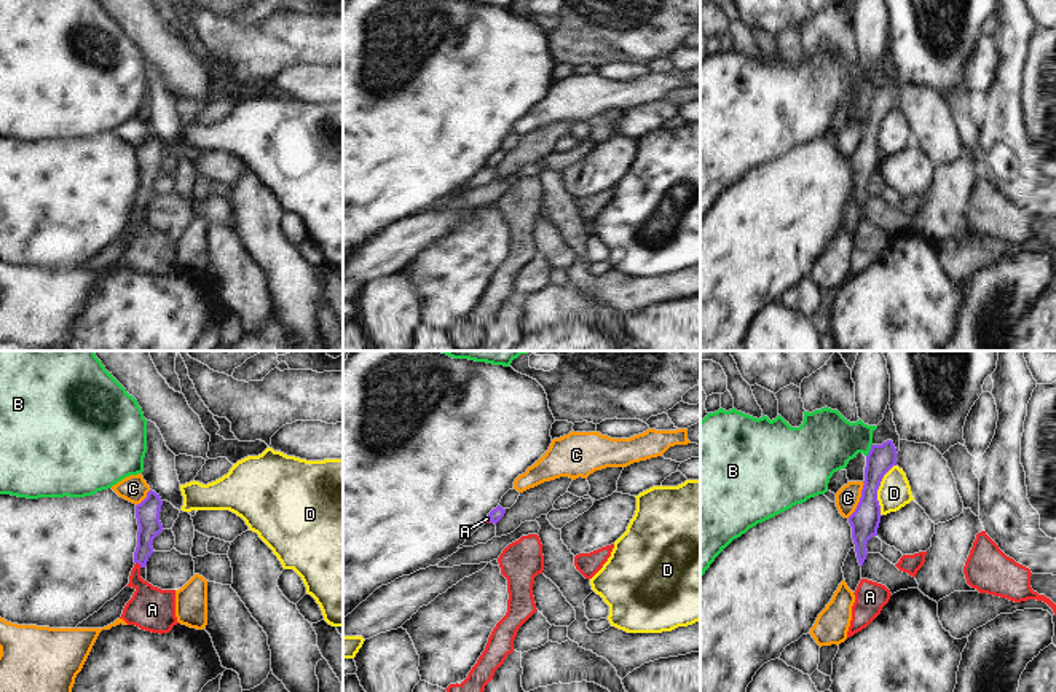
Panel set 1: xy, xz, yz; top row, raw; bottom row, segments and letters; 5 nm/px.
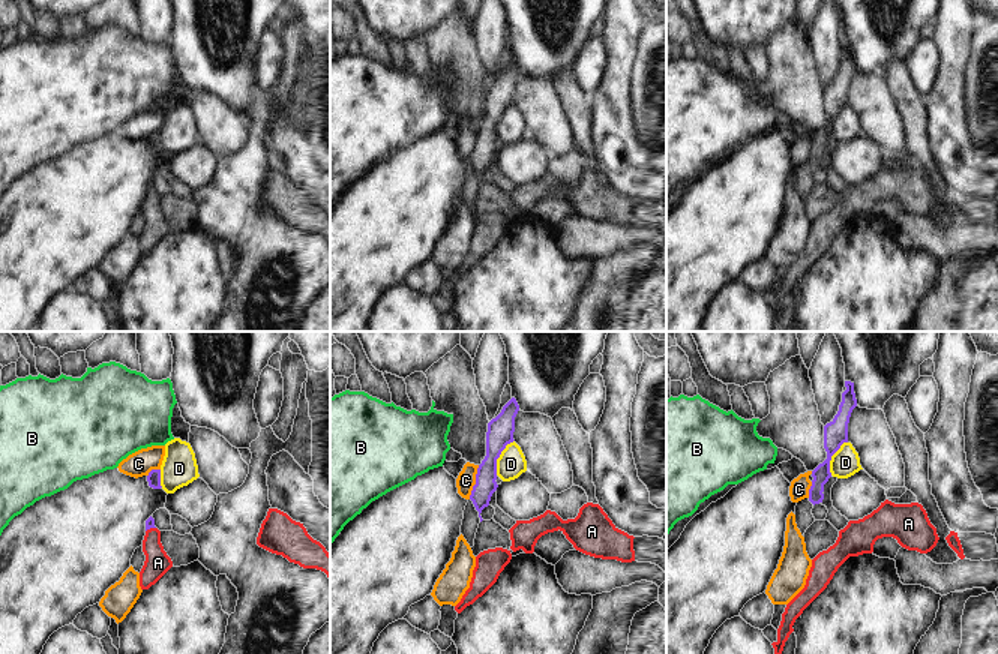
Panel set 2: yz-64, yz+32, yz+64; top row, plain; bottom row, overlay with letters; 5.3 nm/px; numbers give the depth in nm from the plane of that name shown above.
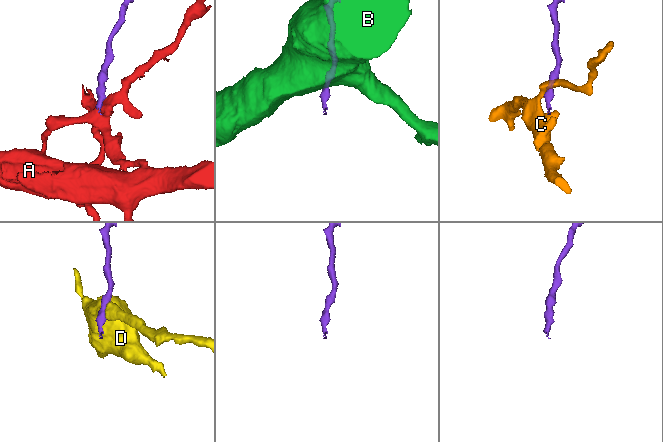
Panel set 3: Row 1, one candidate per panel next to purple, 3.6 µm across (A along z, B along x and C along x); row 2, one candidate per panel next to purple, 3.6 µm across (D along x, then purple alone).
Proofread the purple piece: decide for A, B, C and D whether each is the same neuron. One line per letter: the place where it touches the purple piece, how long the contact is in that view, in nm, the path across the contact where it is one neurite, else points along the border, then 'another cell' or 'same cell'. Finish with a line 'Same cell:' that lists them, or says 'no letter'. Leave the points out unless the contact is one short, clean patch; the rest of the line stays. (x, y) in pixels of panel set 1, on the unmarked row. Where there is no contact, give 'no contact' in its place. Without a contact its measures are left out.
A: xy (139, 206) | 40 nm | across xy (147, 158), (147, 176), (139, 206), (136, 224), (152, 252) | same cell
B: yz (870, 93) | 80 nm | along yz (871, 86), (866, 99) | another cell
C: yz (860, 142) | 200 nm | along yz (863, 125), (860, 144), (847, 160) | another cell
D: yz (878, 131) | 280 nm | along yz (895, 107), (884, 118), (878, 133), (881, 158) | another cell
Same cell: A

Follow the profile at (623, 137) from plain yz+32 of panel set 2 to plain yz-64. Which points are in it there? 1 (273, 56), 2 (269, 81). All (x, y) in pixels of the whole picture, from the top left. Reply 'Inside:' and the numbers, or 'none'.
Inside: none

